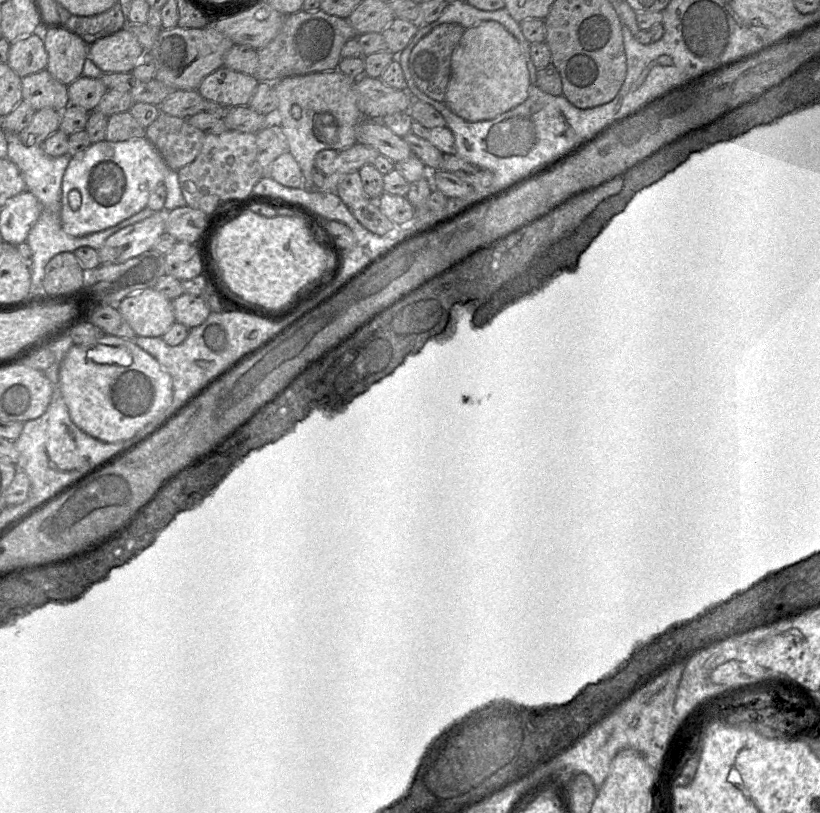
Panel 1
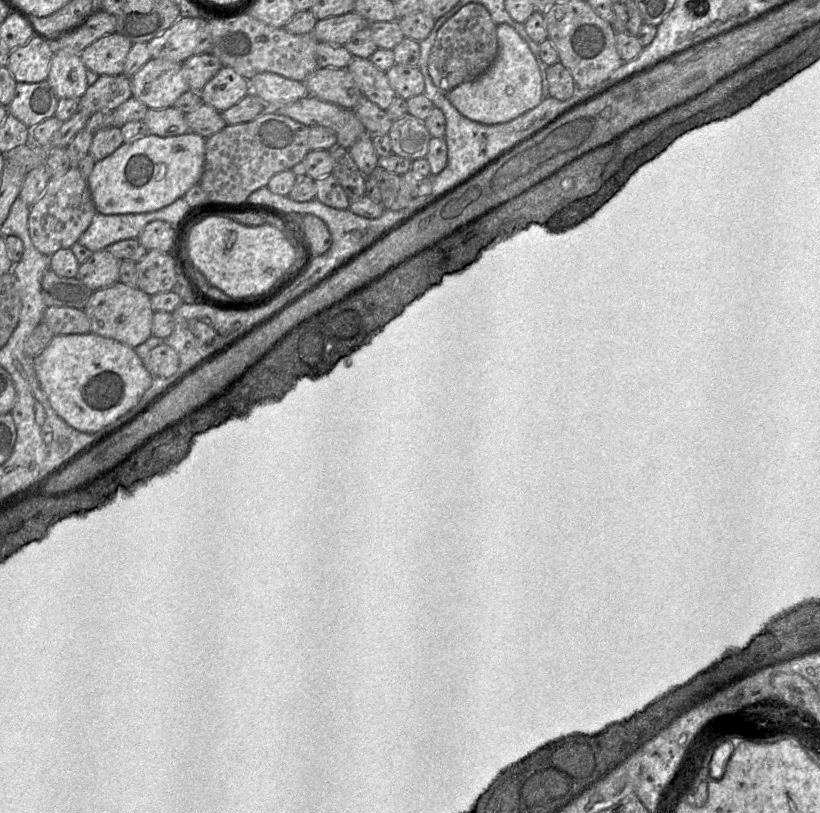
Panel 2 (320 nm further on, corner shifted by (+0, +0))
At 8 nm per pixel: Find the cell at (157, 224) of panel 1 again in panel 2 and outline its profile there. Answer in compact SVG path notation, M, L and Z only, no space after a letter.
M102 249L80 264L76 277L92 291L108 287L119 282L120 263L107 249Z

